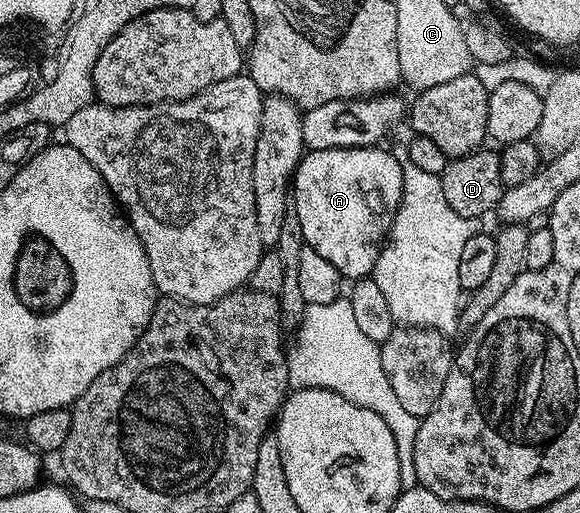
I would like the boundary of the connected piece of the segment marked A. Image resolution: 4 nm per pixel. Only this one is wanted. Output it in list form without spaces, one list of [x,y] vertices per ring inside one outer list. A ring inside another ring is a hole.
[[[377,145],[307,150],[295,169],[293,203],[297,208],[306,245],[311,246],[313,252],[321,252],[321,256],[325,256],[325,260],[329,260],[333,268],[337,268],[337,272],[347,280],[365,278],[374,271],[379,251],[401,204],[401,164],[396,155],[383,149],[382,145]]]

